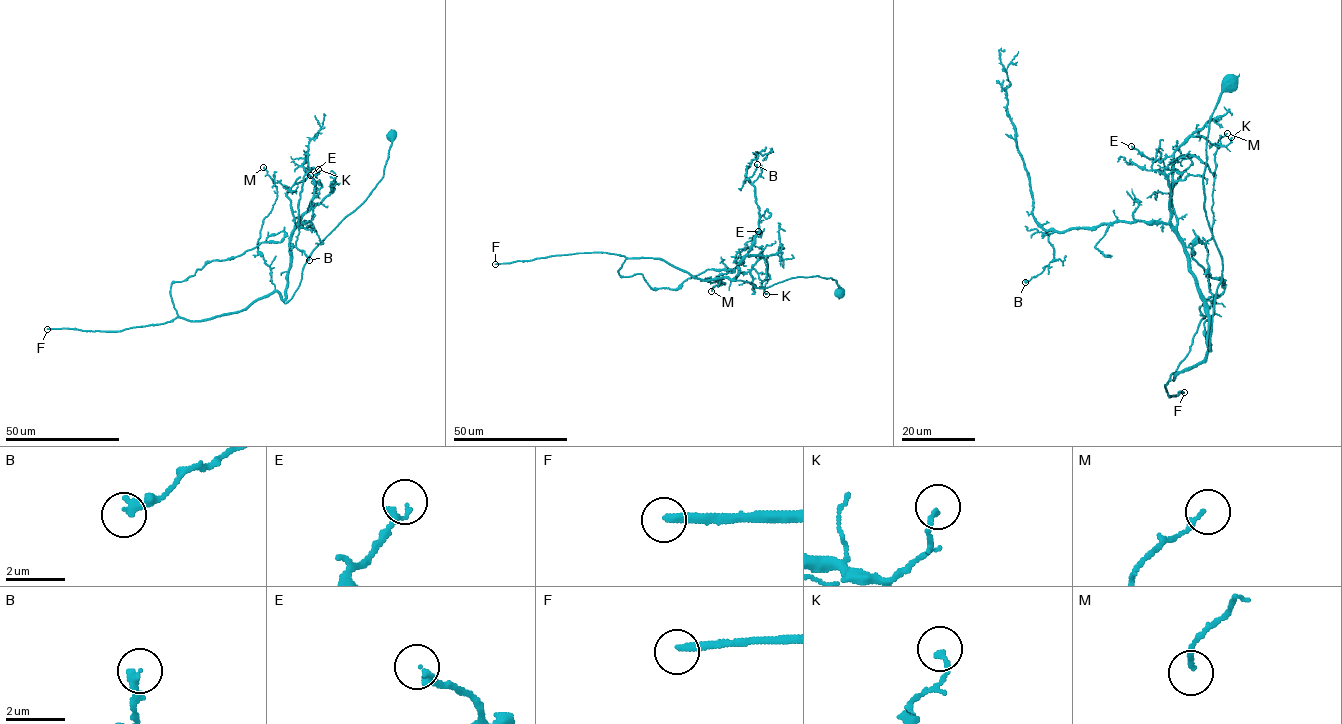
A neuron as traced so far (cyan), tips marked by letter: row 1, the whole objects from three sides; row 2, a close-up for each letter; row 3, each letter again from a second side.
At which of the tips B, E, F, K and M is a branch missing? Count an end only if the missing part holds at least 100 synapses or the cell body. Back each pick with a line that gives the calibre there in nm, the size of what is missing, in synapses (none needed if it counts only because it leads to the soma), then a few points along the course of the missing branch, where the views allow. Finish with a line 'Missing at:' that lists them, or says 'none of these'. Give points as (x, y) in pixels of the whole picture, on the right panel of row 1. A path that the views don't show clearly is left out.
F: 280 nm | 300 syn | (1184, 392), (1206, 395), (1187, 417), (1209, 390), (1216, 345), (1242, 305), (1238, 289), (1196, 266), (1102, 258)
Missing at: F

